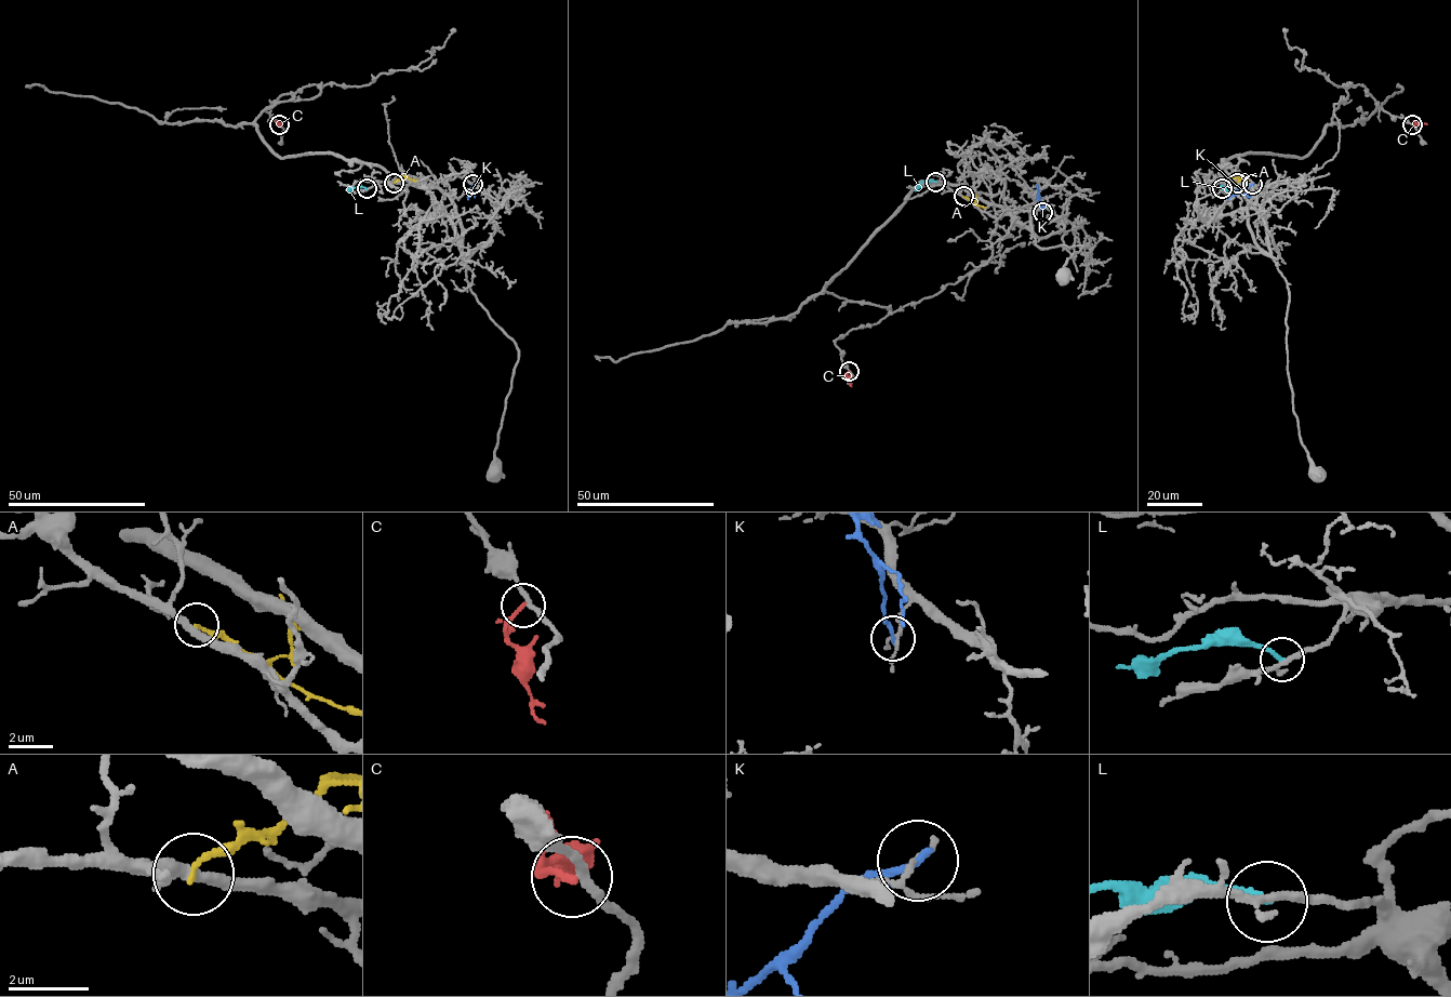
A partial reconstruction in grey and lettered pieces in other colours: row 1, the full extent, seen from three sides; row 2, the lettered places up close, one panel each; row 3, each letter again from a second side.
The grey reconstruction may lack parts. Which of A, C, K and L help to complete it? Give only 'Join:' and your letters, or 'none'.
Join: none

